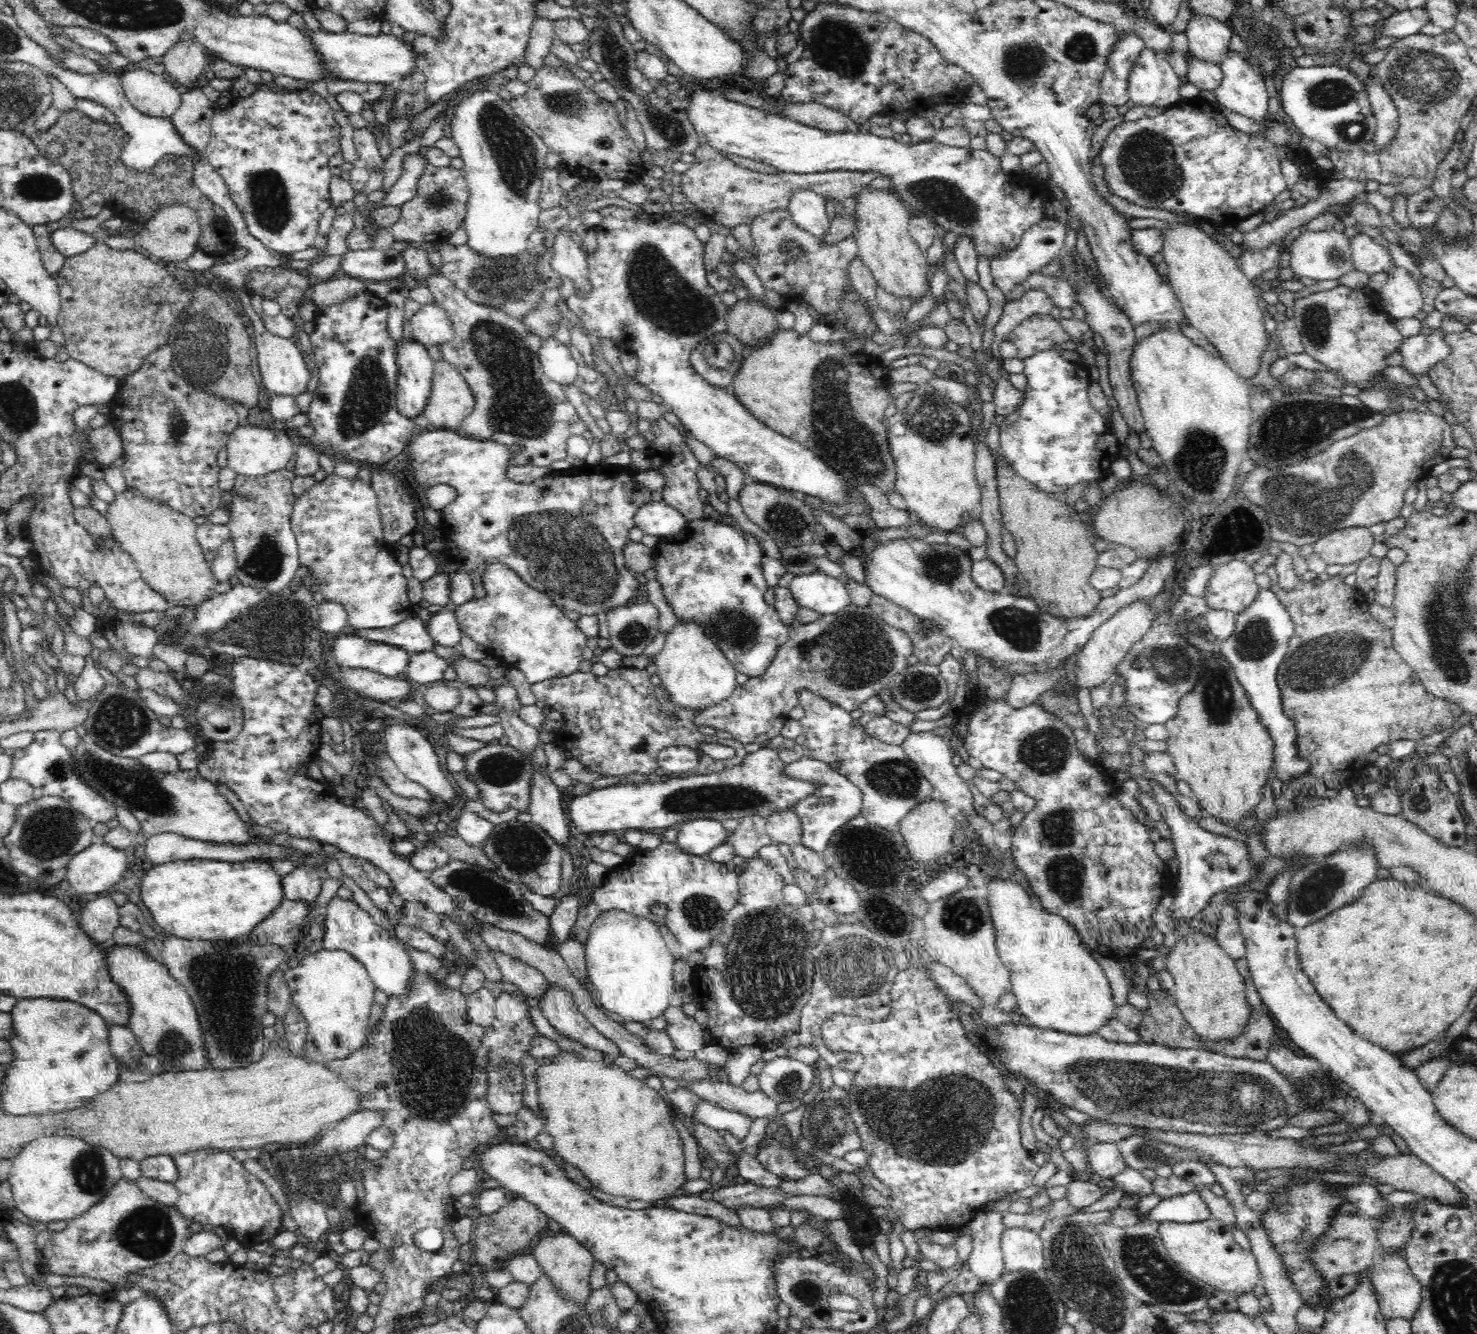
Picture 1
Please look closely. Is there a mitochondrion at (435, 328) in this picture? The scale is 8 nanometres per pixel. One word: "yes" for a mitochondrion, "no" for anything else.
no

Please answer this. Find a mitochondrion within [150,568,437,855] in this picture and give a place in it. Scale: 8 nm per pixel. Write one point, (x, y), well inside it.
(279, 627)

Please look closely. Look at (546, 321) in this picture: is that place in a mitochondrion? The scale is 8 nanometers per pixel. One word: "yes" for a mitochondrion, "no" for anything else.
yes

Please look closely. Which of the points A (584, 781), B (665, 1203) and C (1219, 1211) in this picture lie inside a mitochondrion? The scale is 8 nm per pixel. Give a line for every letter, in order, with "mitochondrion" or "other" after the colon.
A: other
B: other
C: other

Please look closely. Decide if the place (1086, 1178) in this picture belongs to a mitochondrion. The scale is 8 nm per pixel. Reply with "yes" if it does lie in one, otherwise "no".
no

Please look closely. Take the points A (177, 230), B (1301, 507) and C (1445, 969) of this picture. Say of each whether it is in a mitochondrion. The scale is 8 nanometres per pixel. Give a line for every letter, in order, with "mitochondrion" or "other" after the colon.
A: mitochondrion
B: mitochondrion
C: other

